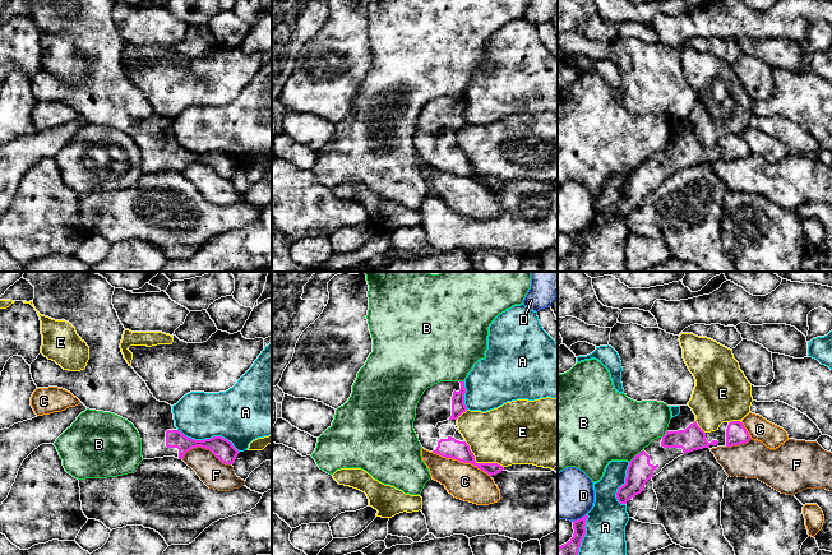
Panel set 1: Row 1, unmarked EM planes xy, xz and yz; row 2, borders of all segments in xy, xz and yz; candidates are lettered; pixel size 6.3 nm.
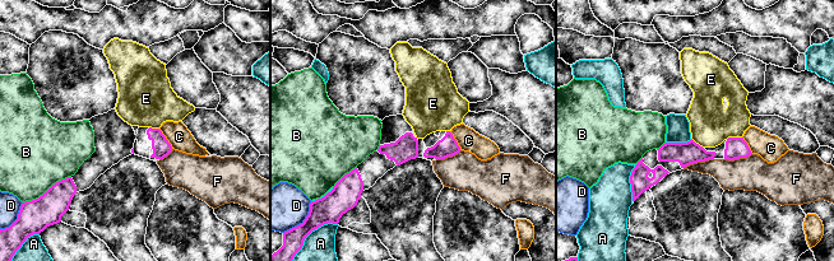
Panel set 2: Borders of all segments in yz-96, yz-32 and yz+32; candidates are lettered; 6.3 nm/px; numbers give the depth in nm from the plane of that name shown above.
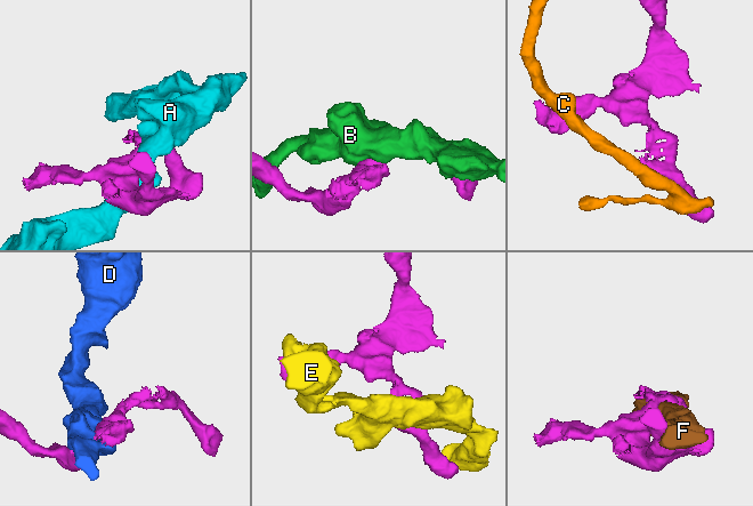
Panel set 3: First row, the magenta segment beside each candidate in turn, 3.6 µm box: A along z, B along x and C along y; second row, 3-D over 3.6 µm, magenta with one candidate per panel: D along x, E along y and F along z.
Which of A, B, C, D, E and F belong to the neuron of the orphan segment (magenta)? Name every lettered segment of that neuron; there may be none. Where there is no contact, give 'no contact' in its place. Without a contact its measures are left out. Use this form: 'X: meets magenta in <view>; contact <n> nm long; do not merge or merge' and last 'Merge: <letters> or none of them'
A: meets magenta in xy; contact 420 nm long; do not merge
B: meets magenta in yz; contact 120 nm long; do not merge
C: meets magenta in xz; contact 400 nm long; do not merge
D: meets magenta in yz; contact 110 nm long; do not merge
E: meets magenta in xz; contact 300 nm long; do not merge
F: meets magenta in xy; contact 320 nm long; do not merge
Merge: none of them

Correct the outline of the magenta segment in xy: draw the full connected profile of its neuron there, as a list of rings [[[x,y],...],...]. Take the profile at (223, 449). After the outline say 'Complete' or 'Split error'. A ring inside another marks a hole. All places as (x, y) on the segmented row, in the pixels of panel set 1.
[[[24,272],[23,278],[34,287],[33,305],[45,316],[69,322],[77,334],[89,347],[89,360],[84,370],[64,370],[42,353],[29,365],[37,388],[57,387],[70,392],[87,408],[115,413],[134,425],[142,439],[143,459],[175,457],[182,459],[193,448],[209,449],[222,463],[232,464],[240,453],[231,441],[222,436],[195,440],[185,436],[175,426],[172,406],[157,401],[145,381],[126,362],[120,348],[124,334],[112,305],[112,287],[106,278],[89,272]]]. Split error

